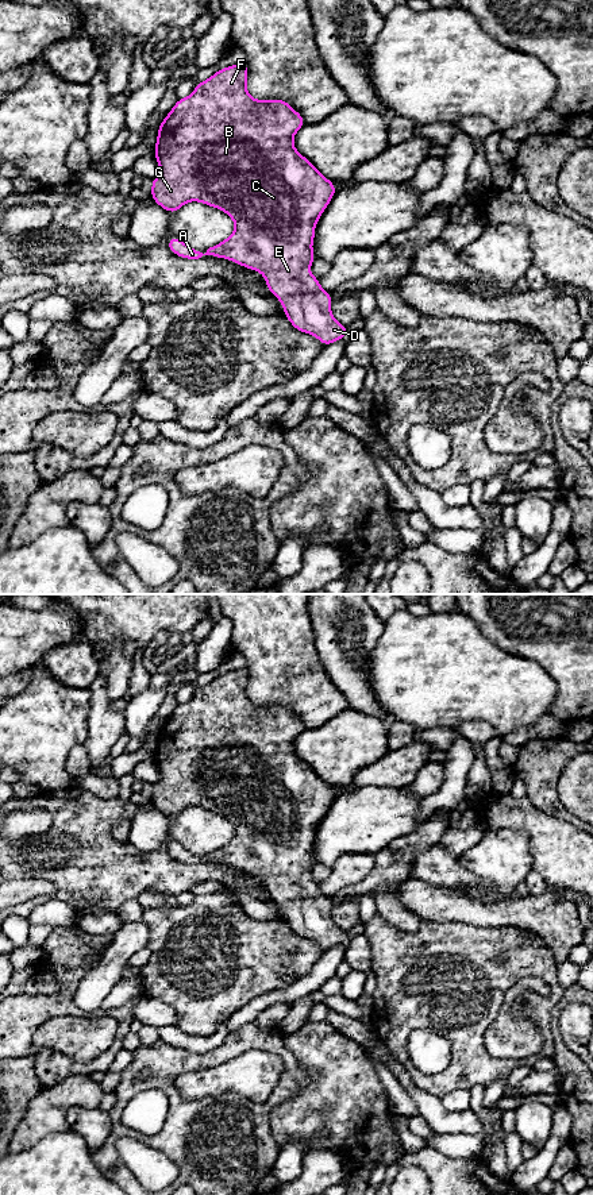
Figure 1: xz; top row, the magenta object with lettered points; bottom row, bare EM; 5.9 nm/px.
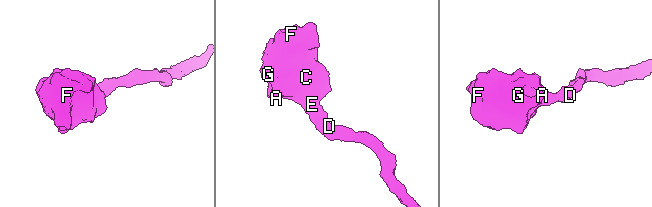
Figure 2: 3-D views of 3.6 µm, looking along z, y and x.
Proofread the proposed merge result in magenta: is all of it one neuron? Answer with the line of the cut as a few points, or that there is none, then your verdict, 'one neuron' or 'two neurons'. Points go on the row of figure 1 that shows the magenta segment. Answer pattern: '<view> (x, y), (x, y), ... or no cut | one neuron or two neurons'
no cut | one neuron

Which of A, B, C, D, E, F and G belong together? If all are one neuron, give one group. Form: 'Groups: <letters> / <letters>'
Groups: A B C D E F G

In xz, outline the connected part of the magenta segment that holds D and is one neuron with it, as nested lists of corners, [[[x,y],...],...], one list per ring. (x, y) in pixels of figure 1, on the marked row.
[[[236,63],[215,72],[199,82],[185,99],[176,101],[158,127],[154,155],[161,174],[151,180],[153,200],[167,212],[177,212],[190,201],[200,201],[227,213],[235,223],[231,236],[207,250],[205,254],[170,236],[170,253],[184,259],[203,255],[230,259],[243,267],[261,273],[270,293],[277,297],[289,323],[300,332],[311,334],[323,346],[347,336],[347,327],[335,320],[331,312],[332,297],[323,290],[319,278],[309,273],[316,259],[312,251],[316,223],[338,190],[293,144],[294,134],[305,124],[304,117],[288,101],[255,100],[247,92],[247,63]]]

